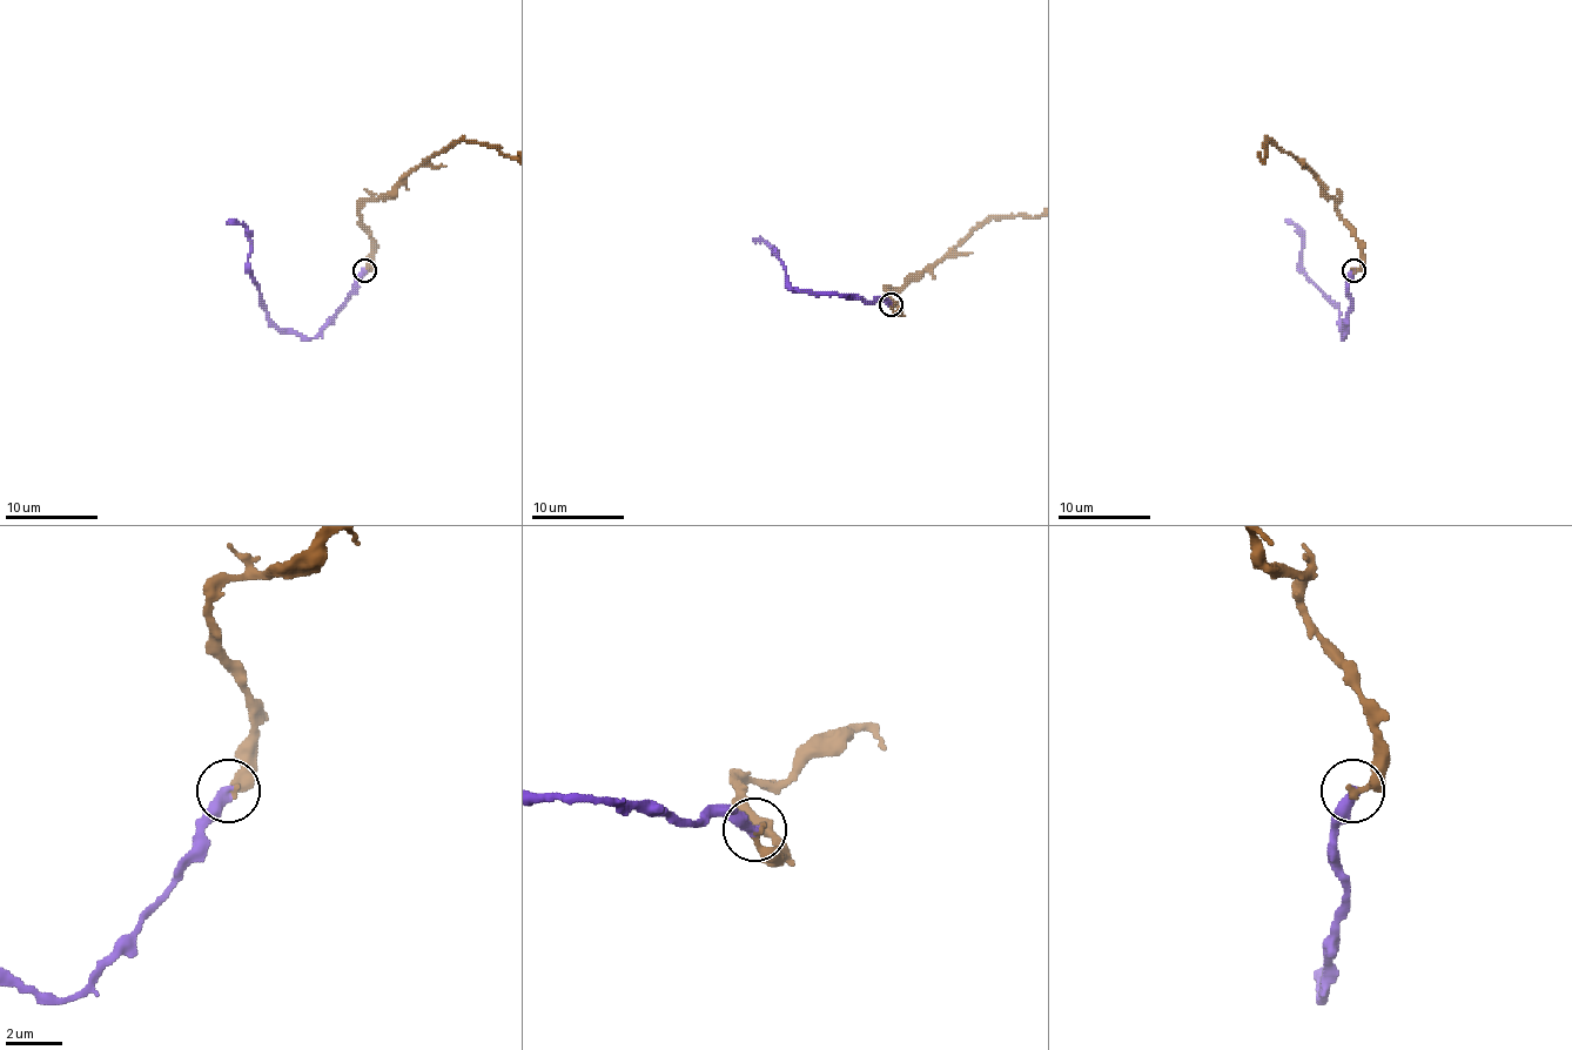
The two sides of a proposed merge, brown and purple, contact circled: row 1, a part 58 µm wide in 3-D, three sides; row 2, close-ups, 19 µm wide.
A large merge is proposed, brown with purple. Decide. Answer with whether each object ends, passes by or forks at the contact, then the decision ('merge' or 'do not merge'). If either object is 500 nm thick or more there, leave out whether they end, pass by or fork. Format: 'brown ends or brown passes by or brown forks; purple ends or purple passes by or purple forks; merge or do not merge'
brown ends; purple ends; merge

